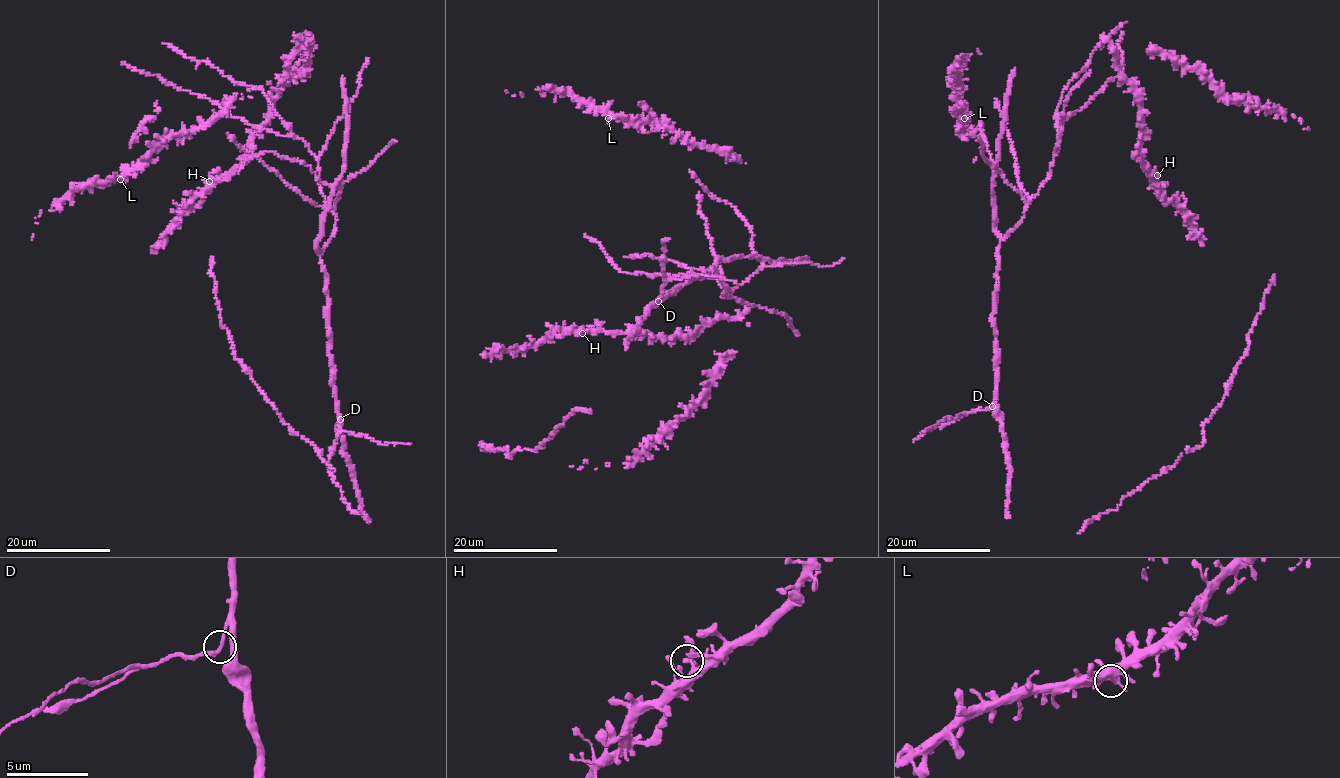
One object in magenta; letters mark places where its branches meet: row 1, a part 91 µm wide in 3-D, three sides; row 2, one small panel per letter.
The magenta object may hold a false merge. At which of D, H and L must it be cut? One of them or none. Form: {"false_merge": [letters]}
{"false_merge": []}

